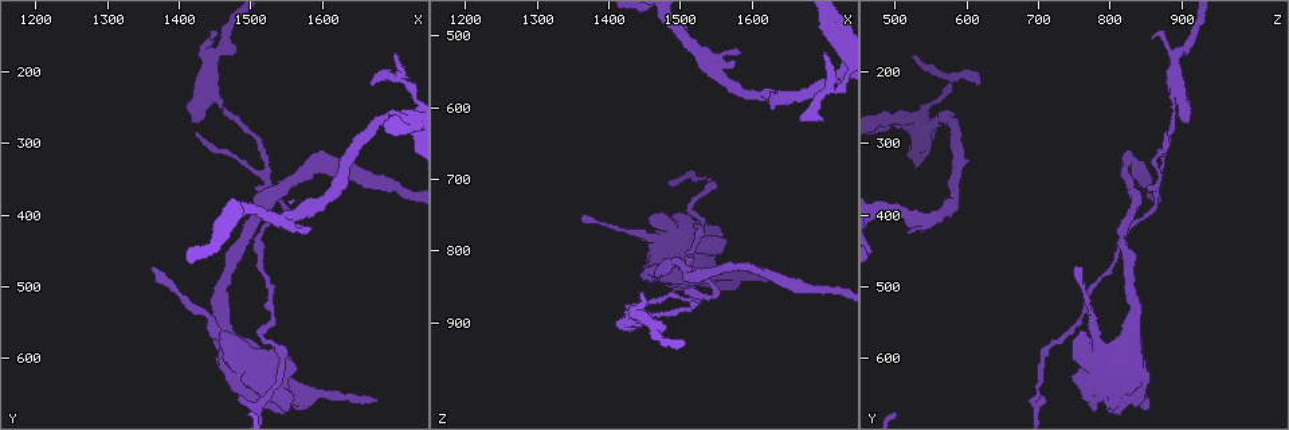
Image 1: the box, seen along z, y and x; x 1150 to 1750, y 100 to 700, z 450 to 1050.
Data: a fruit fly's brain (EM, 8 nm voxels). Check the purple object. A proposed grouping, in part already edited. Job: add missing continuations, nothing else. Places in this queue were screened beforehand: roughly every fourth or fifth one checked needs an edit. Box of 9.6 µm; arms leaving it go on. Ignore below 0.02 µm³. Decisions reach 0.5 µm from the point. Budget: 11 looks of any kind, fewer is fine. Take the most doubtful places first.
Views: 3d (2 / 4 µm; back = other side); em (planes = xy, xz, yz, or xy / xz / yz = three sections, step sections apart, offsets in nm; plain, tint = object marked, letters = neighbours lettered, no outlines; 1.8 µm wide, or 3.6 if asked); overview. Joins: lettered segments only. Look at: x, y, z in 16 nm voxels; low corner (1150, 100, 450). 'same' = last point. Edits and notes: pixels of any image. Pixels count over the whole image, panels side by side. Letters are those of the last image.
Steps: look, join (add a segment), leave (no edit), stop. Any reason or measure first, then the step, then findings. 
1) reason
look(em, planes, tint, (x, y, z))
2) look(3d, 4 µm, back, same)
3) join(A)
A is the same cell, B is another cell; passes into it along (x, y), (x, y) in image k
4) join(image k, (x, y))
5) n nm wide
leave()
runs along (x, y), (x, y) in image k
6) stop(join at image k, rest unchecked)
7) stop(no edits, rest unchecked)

an open end
look(em, 3.6 µm, xy, step 16, letters, (1700, 180, 520))

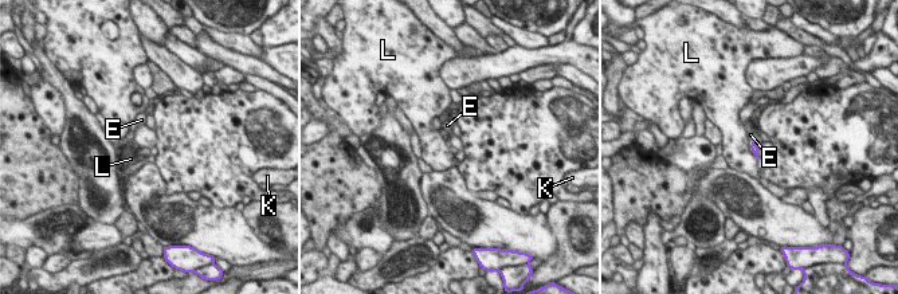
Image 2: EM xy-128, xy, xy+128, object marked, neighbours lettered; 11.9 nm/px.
look(em, 3.6 µm, planes, letters, same)

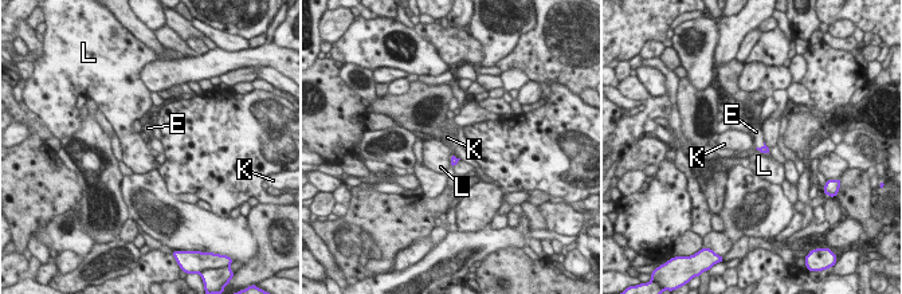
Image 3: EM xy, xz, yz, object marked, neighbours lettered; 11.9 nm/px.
join(E)
E is the same cell, K and L are other cells; passes into it along (764, 149), (760, 146), (756, 132) in image 3; it goes on there

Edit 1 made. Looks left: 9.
look(overview)

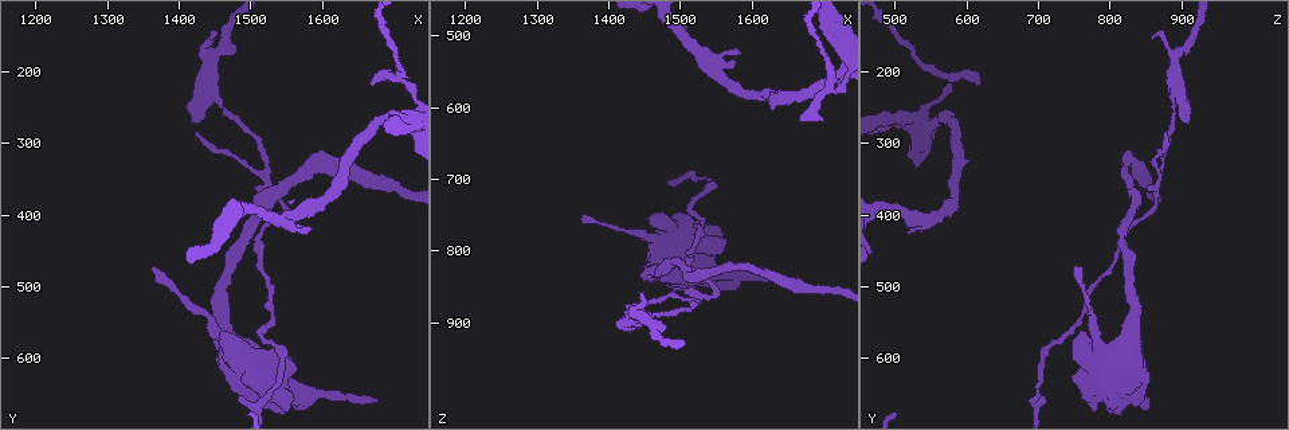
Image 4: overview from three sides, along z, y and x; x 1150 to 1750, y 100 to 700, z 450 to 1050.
an open end
look(em, 3.6 µm, planes, letters, (1425, 280, 875))

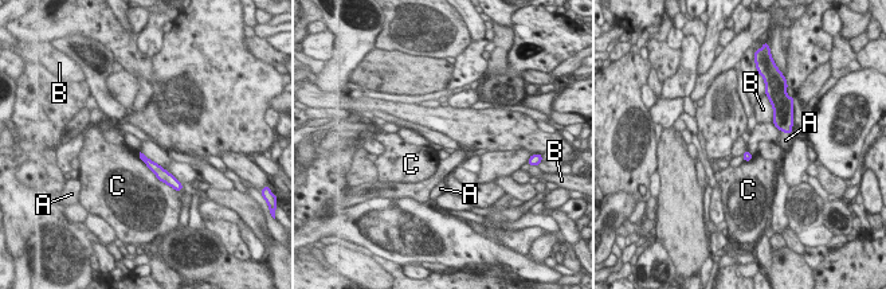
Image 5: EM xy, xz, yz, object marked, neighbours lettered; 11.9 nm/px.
join(A)
A is the same cell, B and C are other cells; passes into it along (783, 112), (785, 132), (785, 140) in image 5; the neuron continues

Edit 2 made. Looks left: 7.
redraw
look(overview)

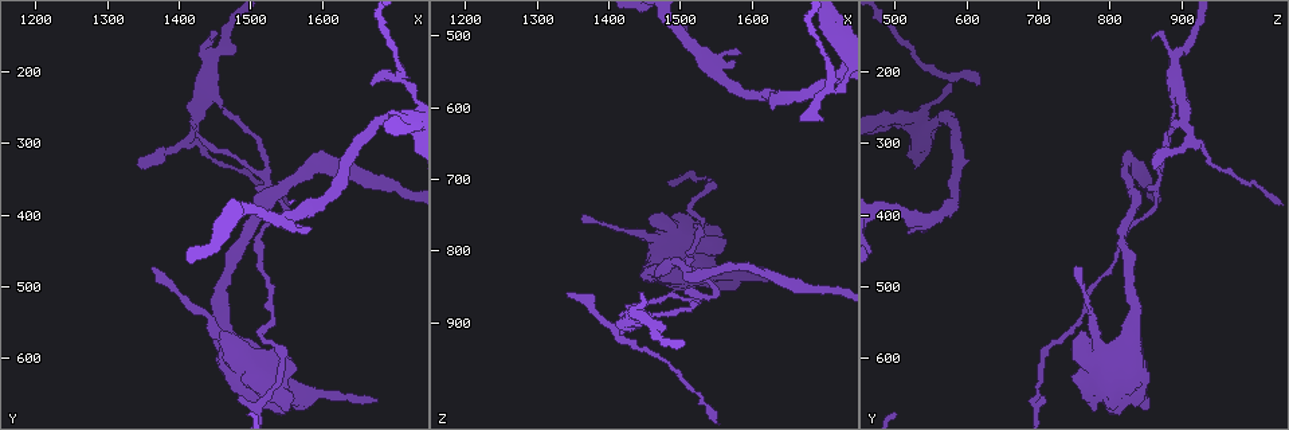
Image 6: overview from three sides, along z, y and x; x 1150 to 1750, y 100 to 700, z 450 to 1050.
free end
look(em, 3.6 µm, xz, step 8, tint, (1465, 565, 760))

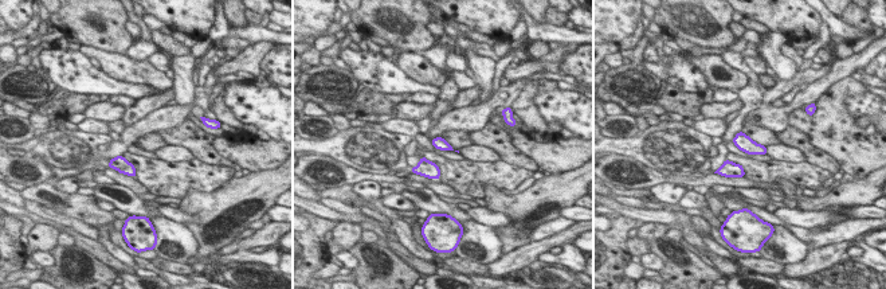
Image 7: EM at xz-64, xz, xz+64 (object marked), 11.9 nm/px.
another direction
look(em, 3.6 µm, planes, letters, same)

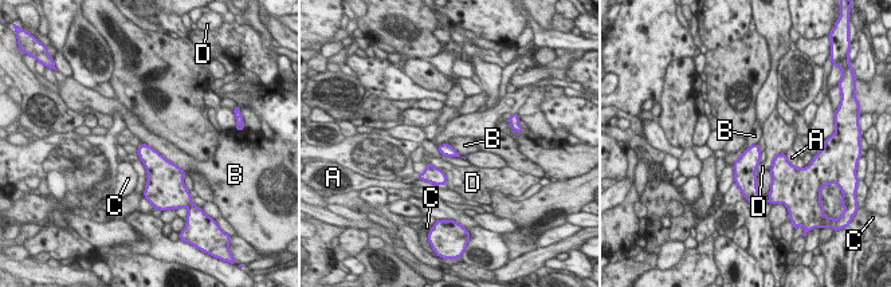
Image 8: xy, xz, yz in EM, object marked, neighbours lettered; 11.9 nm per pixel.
B touches over 650 nm
leave()
A, B, C and D are other cells; none of them fits

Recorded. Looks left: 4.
branch point
look(em, yz, step 16, tint, (1545, 410, 545))

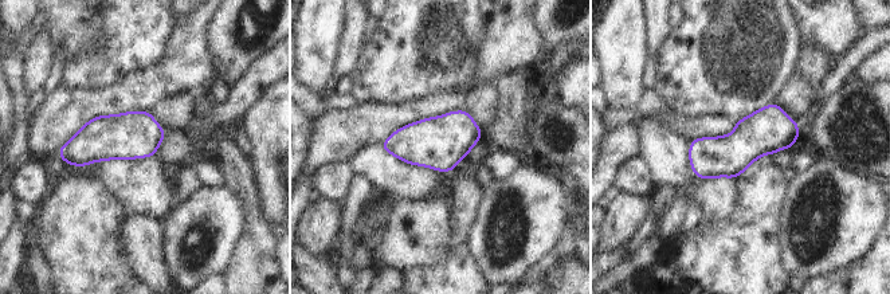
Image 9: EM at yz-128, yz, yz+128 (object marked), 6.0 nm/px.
look(em, planes, tint, same)

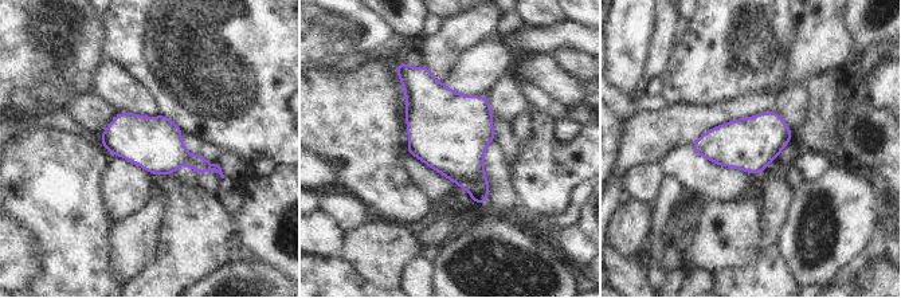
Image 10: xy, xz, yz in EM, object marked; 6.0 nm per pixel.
look(em, planes, letters, same)

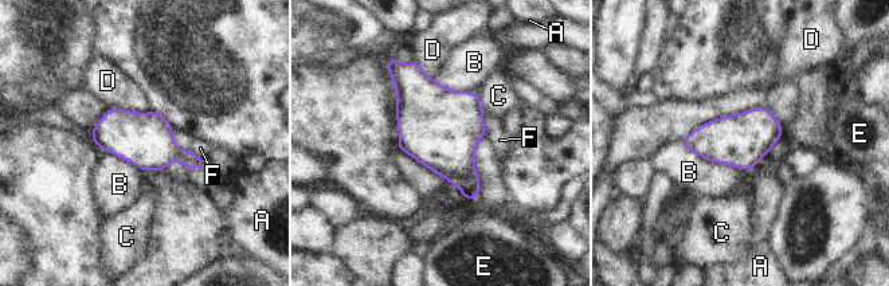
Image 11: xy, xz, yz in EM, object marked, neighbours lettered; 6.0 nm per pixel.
leave()
A, B, C, D, E and F are other cells; border along (681, 142), (712, 161), (750, 169) in image 11; no lettered segment goes on from it

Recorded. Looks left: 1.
stop(join at image 3, join at image 5, rest unchecked)

